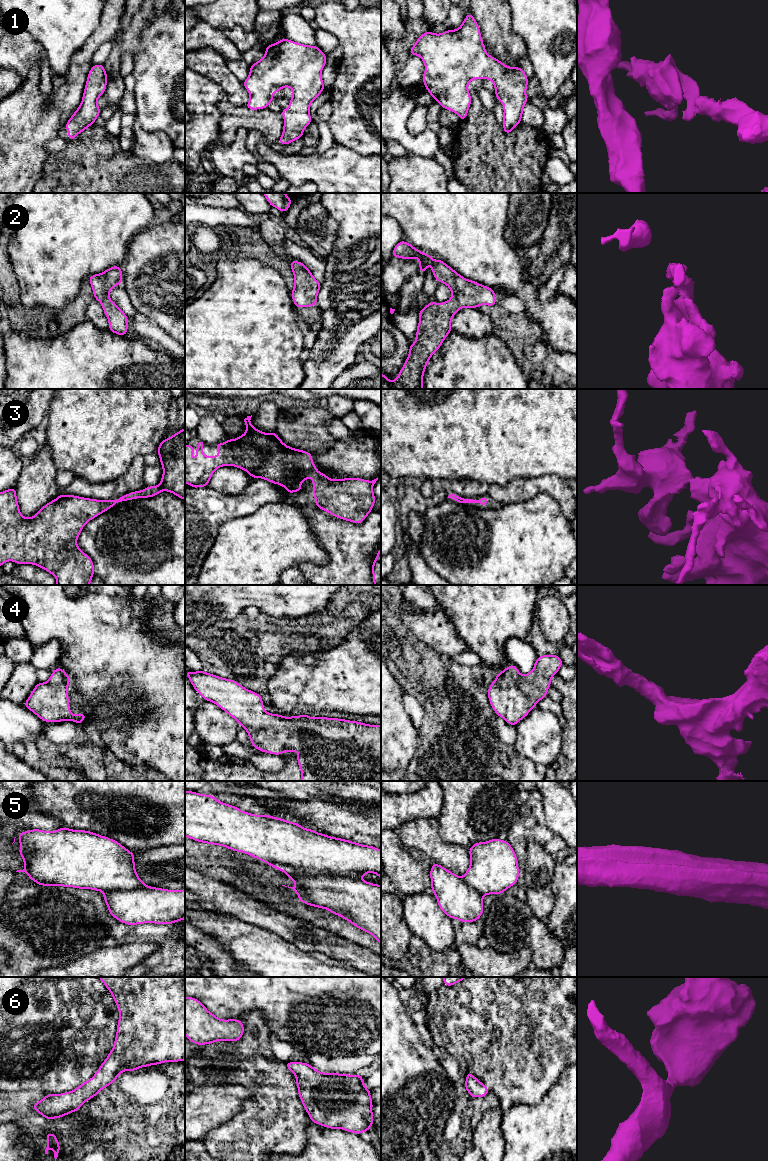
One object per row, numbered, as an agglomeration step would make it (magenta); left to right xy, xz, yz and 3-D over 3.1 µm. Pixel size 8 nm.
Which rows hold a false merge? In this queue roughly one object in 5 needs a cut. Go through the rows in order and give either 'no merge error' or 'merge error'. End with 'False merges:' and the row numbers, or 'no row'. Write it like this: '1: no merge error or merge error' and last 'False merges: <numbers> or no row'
1: no merge error
2: no merge error
3: no merge error
4: no merge error
5: merge error
6: no merge error
False merges: 5

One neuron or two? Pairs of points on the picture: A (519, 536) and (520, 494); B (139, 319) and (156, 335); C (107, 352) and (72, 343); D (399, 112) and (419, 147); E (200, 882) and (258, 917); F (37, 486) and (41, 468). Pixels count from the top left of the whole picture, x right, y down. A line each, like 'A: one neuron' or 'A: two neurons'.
A: two neurons
B: one neuron
C: one neuron
D: one neuron
E: one neuron
F: one neuron

